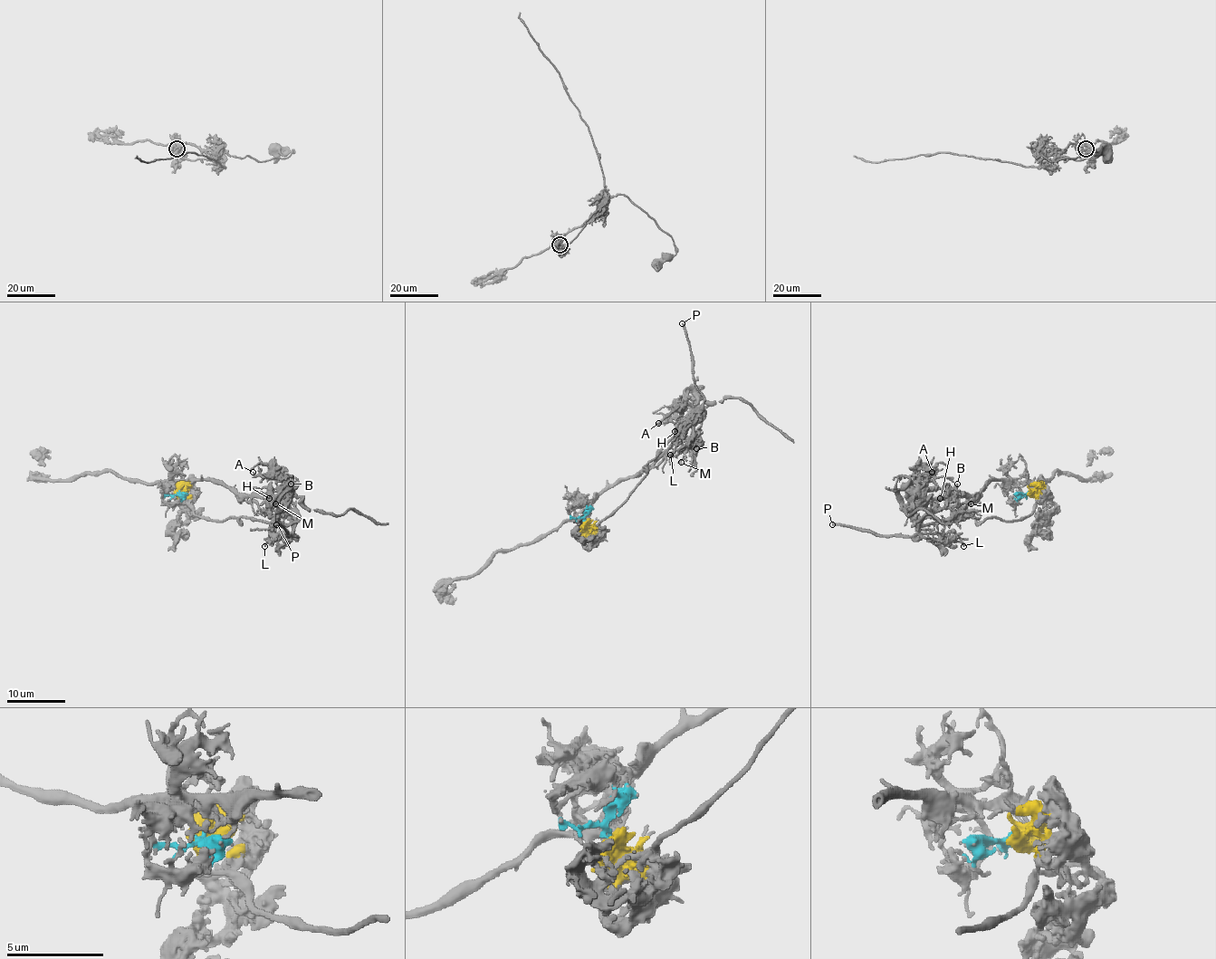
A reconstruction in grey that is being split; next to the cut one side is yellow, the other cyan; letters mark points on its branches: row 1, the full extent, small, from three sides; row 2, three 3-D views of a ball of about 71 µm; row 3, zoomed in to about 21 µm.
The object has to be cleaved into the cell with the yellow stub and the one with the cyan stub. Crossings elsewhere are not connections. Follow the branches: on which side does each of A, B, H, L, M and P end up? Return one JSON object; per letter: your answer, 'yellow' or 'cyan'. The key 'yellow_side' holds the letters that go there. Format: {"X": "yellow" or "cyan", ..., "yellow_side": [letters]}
{"A": "cyan", "B": "yellow", "H": "cyan", "L": "yellow", "M": "yellow", "P": "yellow", "yellow_side": ["B", "L", "M", "P"]}

